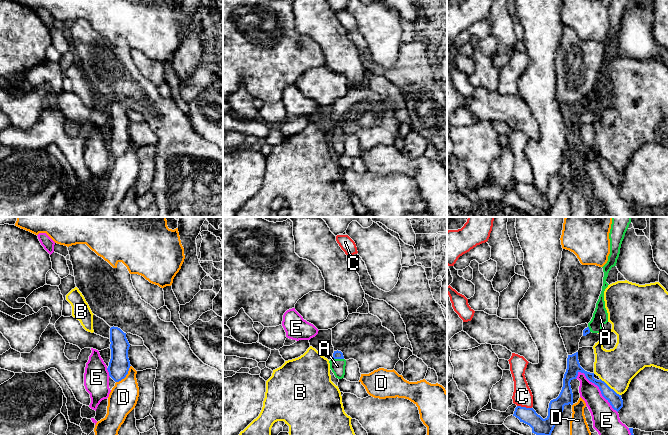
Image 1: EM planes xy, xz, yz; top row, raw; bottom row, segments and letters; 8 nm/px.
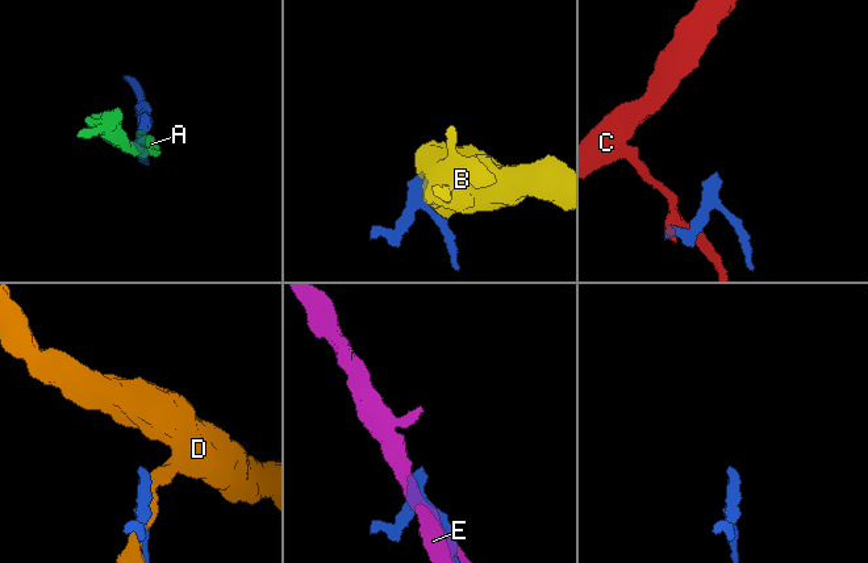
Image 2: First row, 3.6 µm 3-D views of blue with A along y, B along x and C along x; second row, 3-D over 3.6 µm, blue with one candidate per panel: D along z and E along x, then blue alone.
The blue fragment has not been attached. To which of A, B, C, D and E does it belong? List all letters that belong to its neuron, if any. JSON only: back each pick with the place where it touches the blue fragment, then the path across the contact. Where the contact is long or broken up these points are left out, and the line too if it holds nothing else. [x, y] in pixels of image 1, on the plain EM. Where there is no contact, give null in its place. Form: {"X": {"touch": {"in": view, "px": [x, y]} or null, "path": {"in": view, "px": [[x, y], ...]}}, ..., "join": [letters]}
{"A": {"touch": {"in": "xz", "px": [338, 134]}, "path": {"in": "xz", "px": [[337, 130], [338, 134], [337, 142]]}}, "join": ["A"]}

